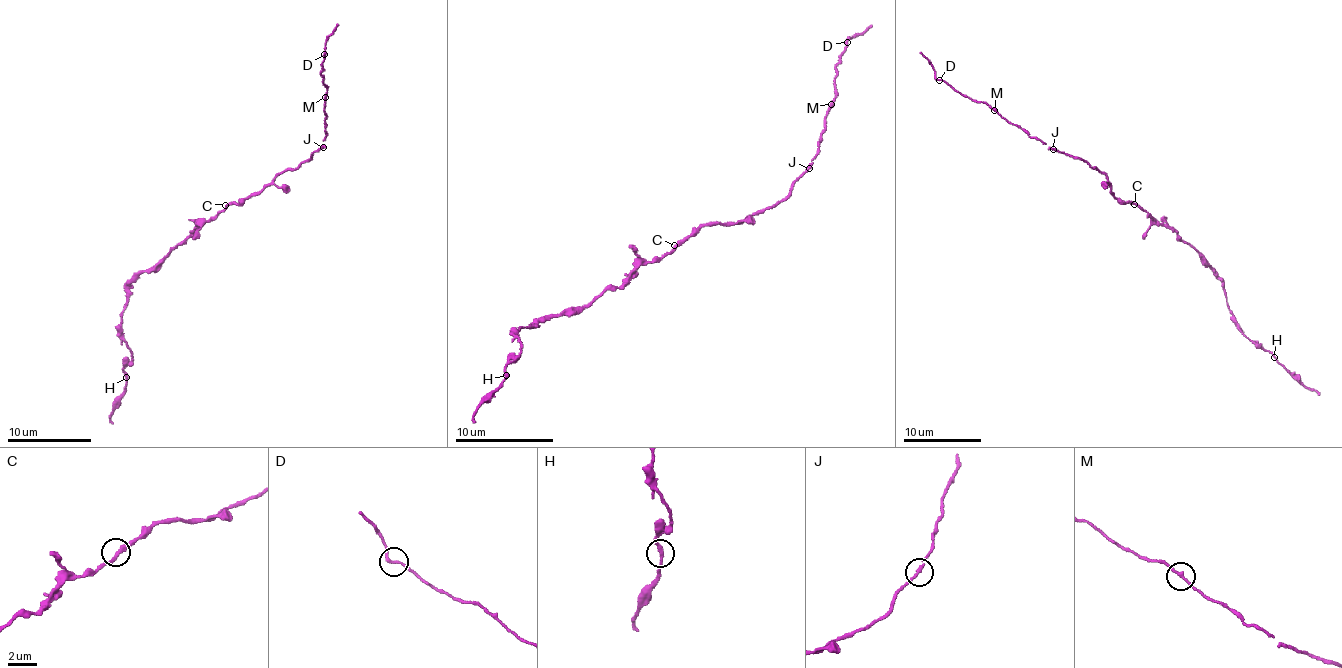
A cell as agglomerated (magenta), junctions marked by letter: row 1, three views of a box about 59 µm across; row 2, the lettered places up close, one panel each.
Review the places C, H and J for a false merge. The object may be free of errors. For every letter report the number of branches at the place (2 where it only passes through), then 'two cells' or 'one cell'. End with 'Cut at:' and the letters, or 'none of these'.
C: 2 branches meet; one cell
H: 2 branches meet; one cell
J: 2 branches meet; one cell
Cut at: none of these

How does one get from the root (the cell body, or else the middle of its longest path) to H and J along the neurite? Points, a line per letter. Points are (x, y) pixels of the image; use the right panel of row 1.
H: (1134, 203), (1151, 218), (1164, 221), (1207, 260), (1209, 268), (1222, 283), (1231, 319), (1251, 340), (1274, 357)
J: (1134, 203), (1120, 201), (1112, 193), (1110, 182), (1097, 168), (1052, 149)

